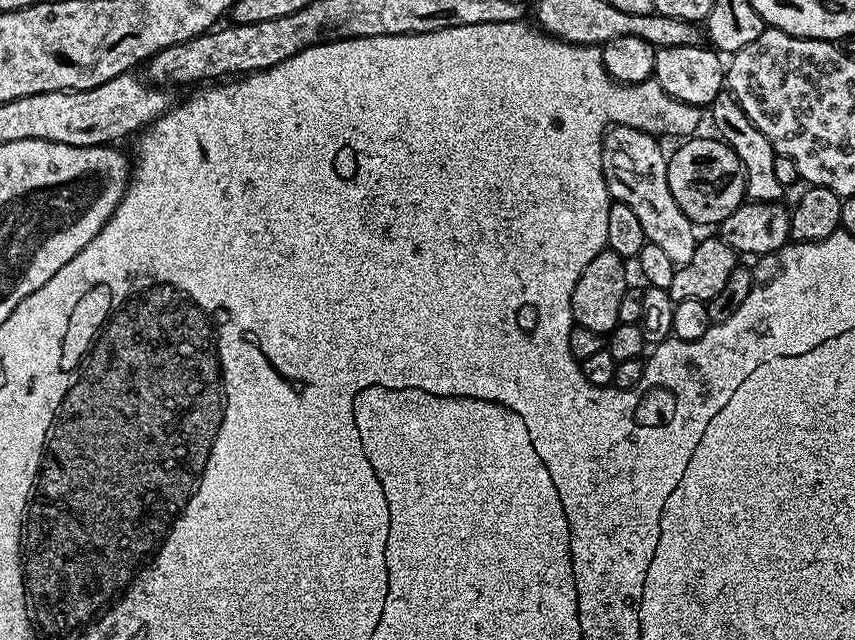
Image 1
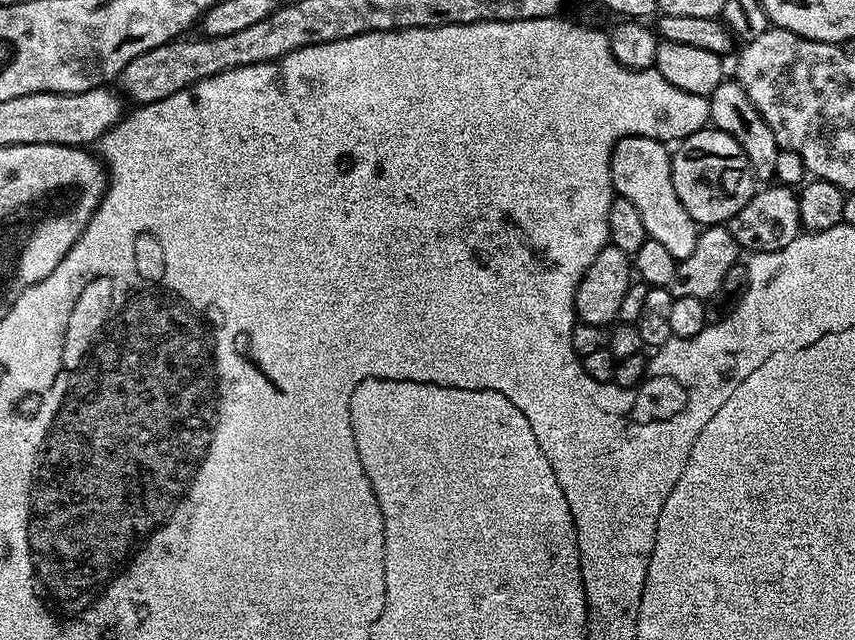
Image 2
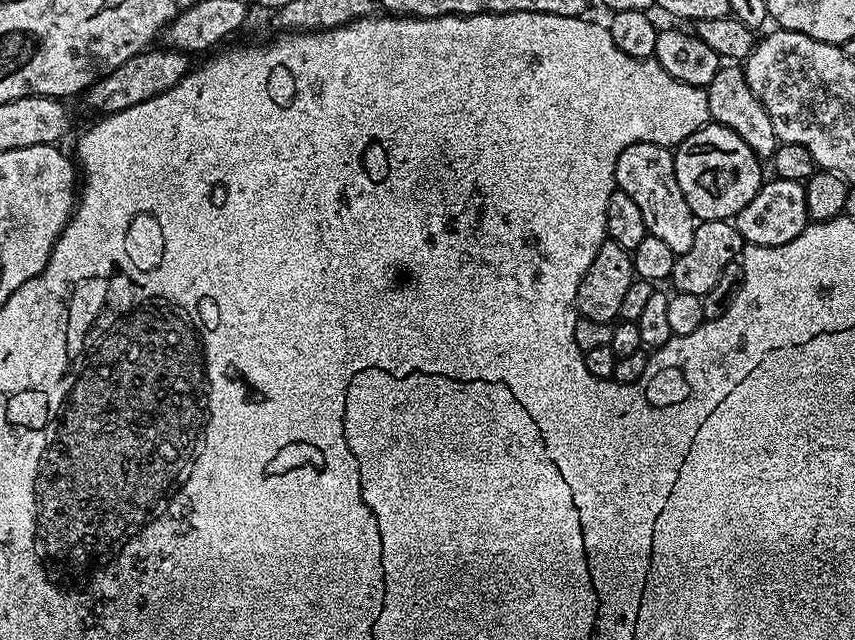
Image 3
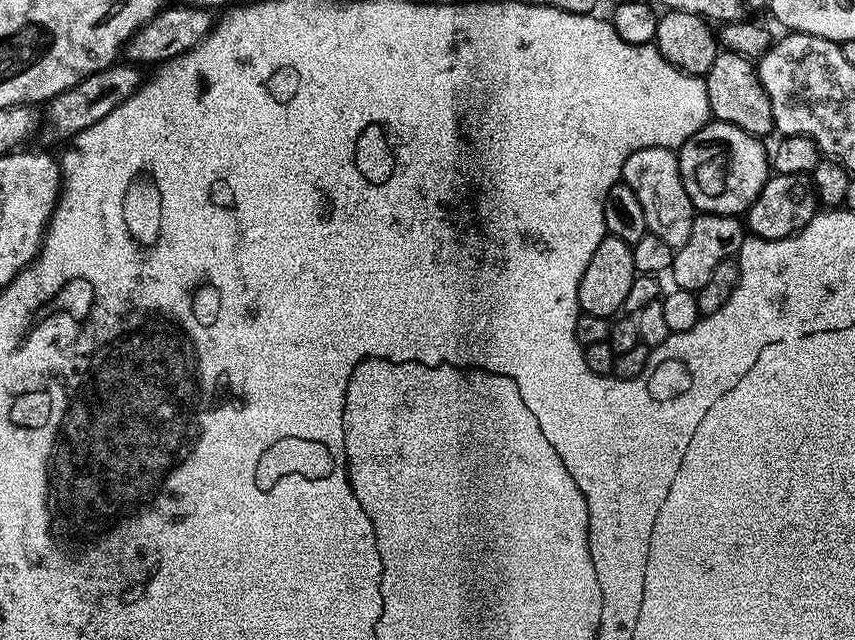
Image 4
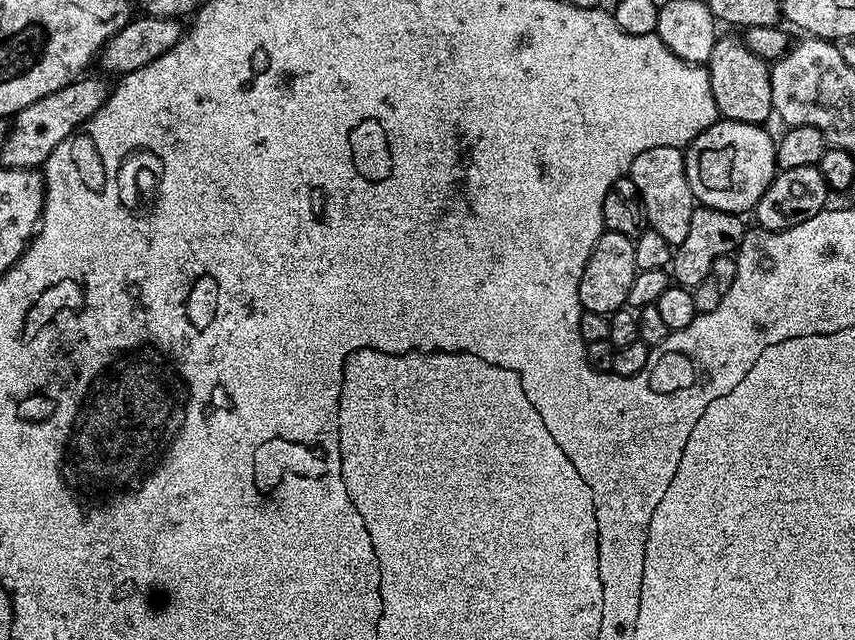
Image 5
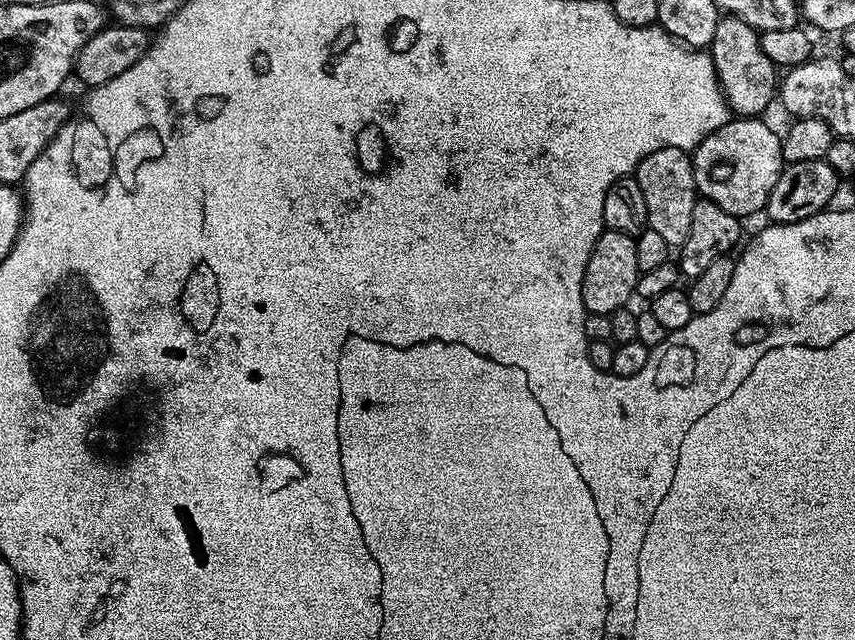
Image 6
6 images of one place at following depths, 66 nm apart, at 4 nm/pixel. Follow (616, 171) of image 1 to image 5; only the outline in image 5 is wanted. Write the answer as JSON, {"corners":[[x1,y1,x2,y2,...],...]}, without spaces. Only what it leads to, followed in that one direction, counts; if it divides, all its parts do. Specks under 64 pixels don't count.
{"corners":[[658,146,638,154,630,169,630,183,636,187,636,194,644,206,647,227,658,230,658,234,673,246,686,242,686,234,690,234,694,197,686,178,684,152,670,146]]}

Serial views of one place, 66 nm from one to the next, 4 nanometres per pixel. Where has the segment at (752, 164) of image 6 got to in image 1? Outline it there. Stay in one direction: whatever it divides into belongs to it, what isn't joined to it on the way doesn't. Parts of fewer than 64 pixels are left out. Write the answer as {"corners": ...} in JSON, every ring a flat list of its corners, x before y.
{"corners":[[697,134,685,139,676,153,668,156,668,181,674,202,693,224,718,226,737,206,745,203,744,167,731,146,715,135]]}

